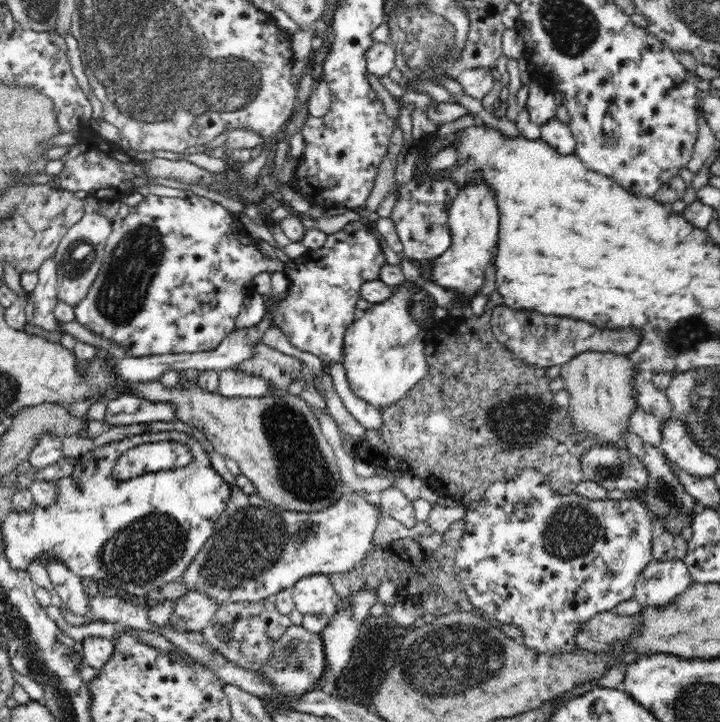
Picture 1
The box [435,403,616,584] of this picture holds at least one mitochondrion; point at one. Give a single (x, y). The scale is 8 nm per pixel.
(571, 531)

